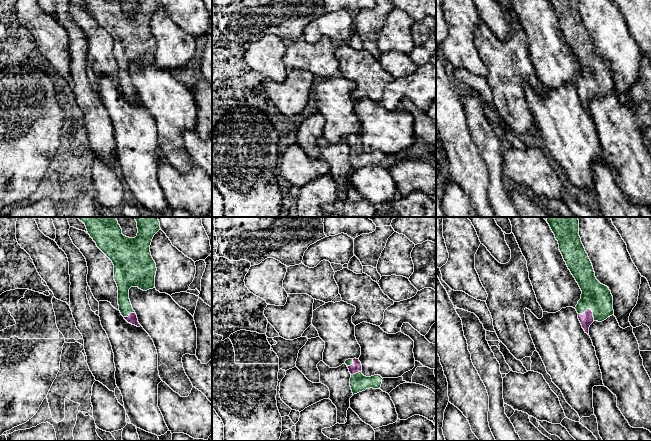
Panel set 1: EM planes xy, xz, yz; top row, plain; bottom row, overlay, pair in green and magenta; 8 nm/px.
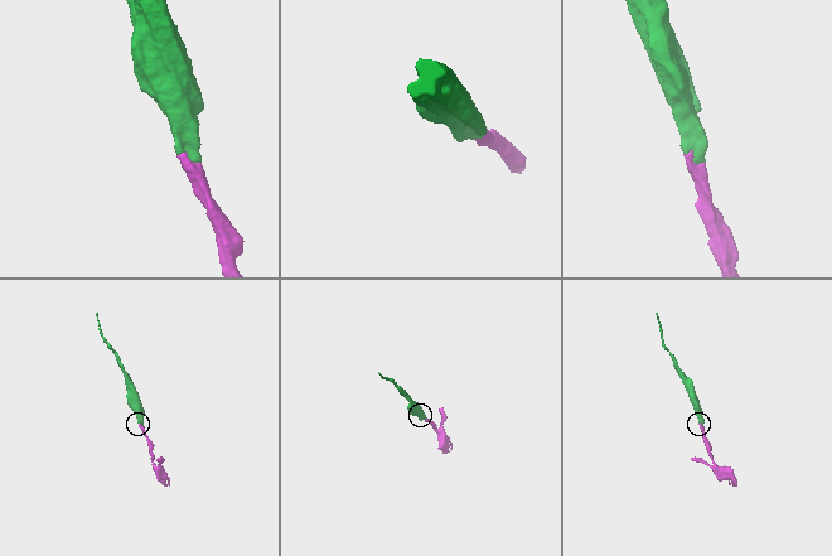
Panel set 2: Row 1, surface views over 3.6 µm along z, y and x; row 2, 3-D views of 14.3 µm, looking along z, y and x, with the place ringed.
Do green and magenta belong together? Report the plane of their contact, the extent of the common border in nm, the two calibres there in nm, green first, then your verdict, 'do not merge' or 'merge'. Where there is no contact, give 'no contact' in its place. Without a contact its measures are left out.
contact in yz; length 150 nm; calibres 220 and 110 nm; merge

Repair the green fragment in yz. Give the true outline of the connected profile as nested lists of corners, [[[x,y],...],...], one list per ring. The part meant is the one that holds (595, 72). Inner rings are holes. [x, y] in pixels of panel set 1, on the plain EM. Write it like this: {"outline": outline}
{"outline": [[[549,0],[559,26],[582,70],[575,85],[585,109],[594,97],[602,98],[614,91],[613,72],[609,64],[595,53],[592,39],[579,12],[579,0]]]}

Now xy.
{"outline": [[[85,0],[85,2],[97,23],[114,41],[114,56],[118,63],[118,81],[121,91],[128,99],[140,103],[141,101],[129,75],[129,65],[138,63],[147,67],[155,64],[157,44],[151,32],[150,21],[154,11],[161,6],[160,0],[137,0],[138,9],[135,14],[124,12],[119,0]]]}

